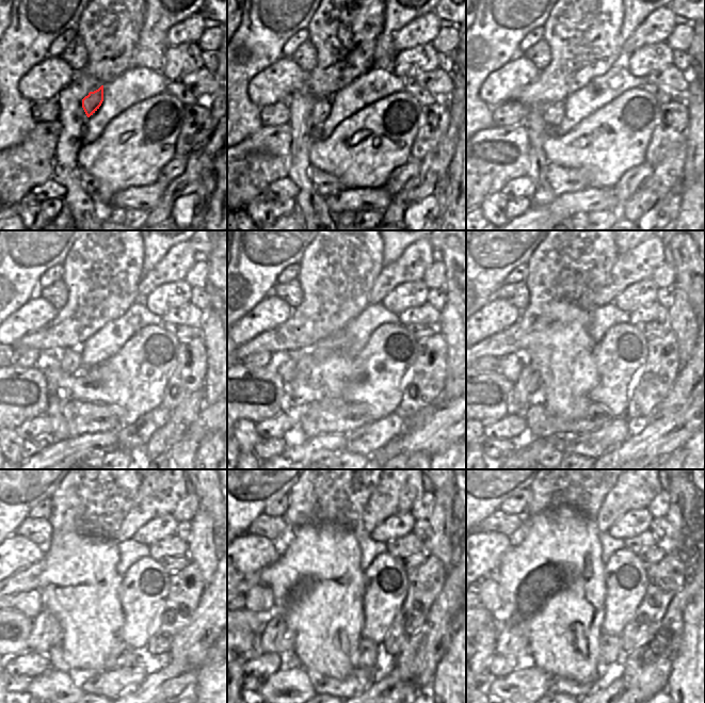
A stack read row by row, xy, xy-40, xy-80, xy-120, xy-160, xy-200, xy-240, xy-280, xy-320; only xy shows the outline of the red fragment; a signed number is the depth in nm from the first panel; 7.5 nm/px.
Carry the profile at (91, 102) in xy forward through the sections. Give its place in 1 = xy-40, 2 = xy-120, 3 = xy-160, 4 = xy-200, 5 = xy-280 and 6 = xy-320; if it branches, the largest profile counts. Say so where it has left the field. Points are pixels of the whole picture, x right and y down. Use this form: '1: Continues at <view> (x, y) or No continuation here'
1: Continues at xy-40 (321, 108)
2: Continues at xy-120 (69, 360)
3: Continues at xy-160 (289, 372)
4: Continues at xy-200 (528, 381)
5: Continues at xy-280 (277, 637)
6: Continues at xy-320 (510, 639)

